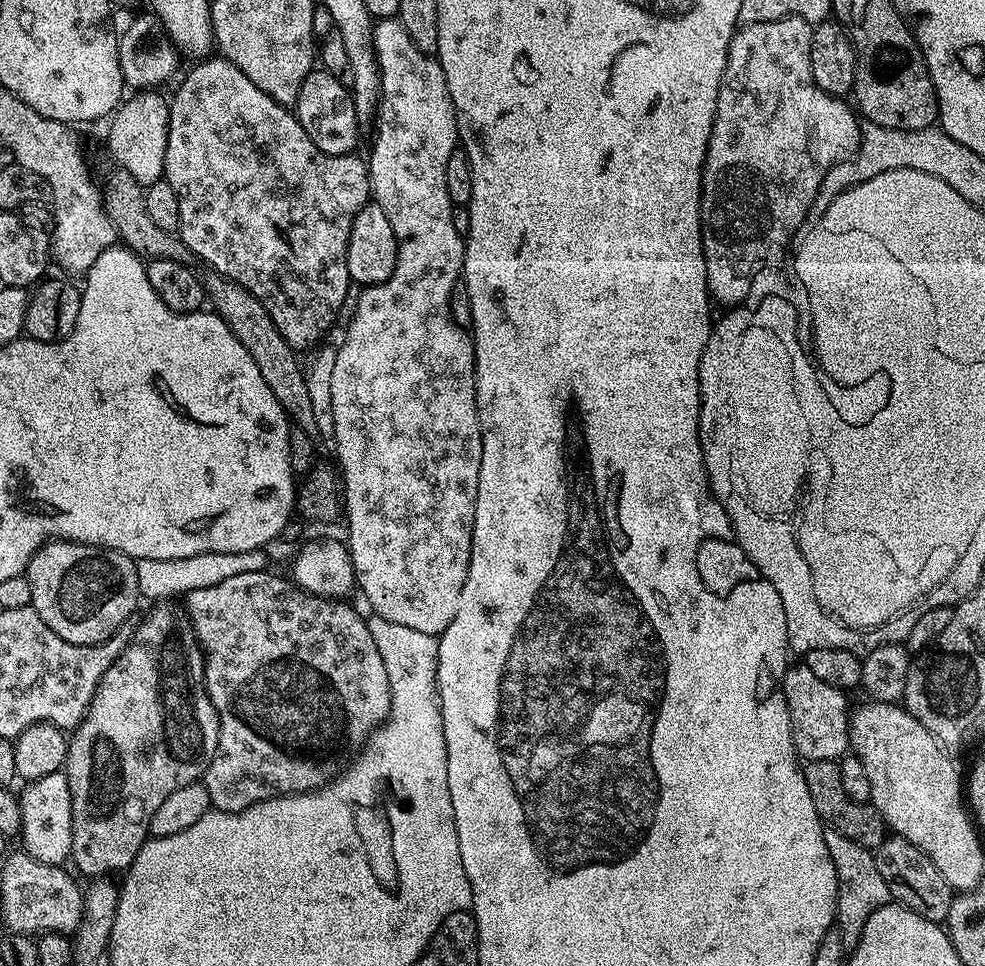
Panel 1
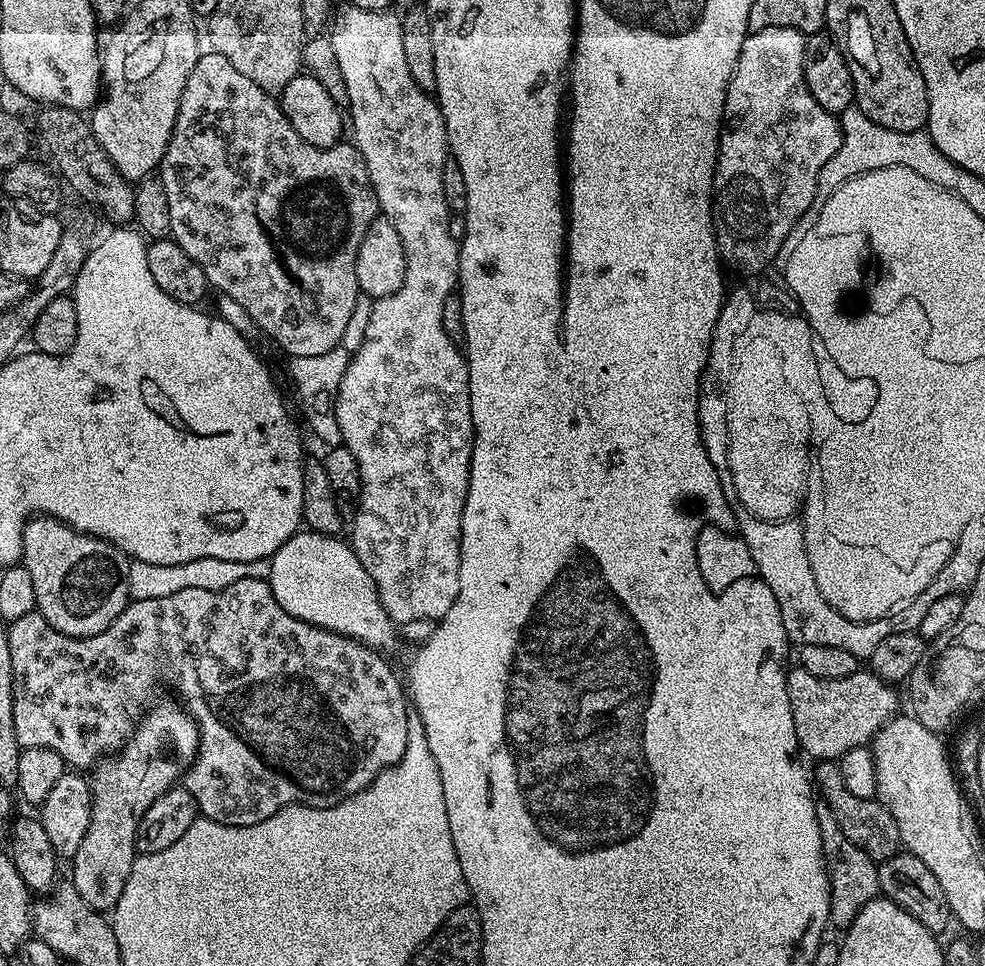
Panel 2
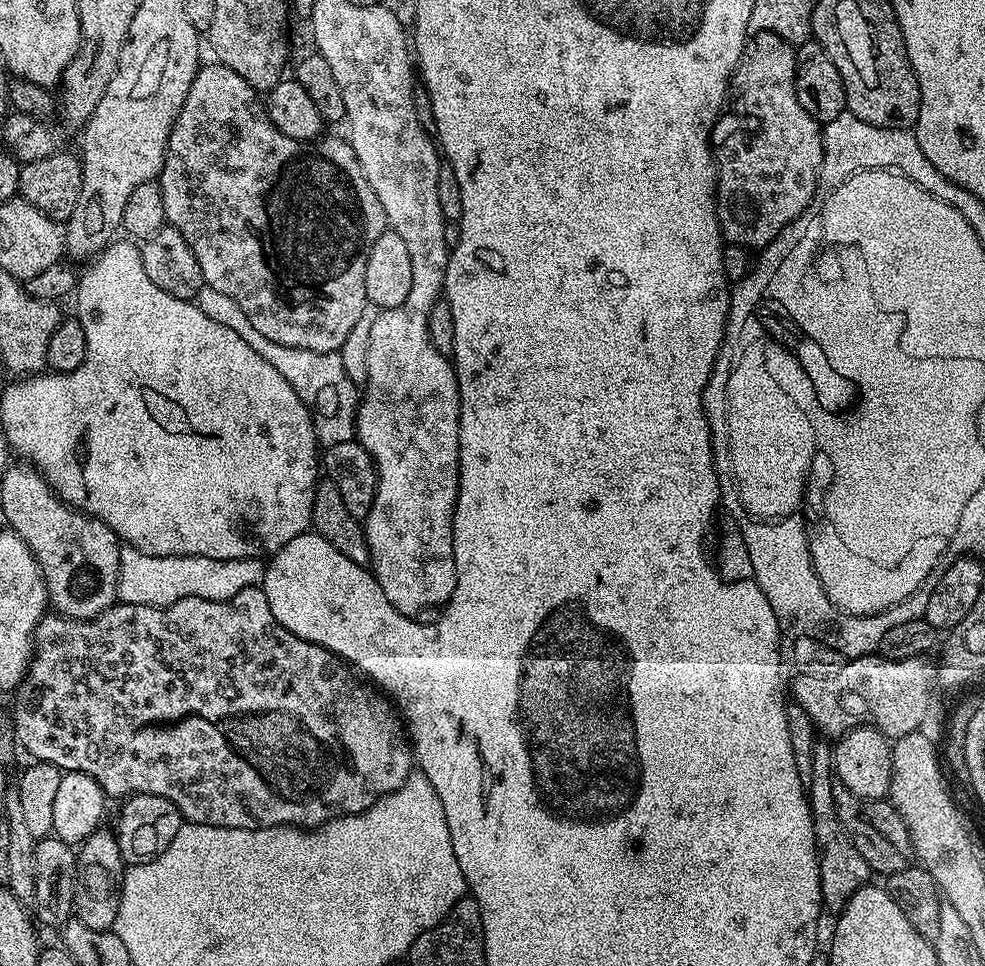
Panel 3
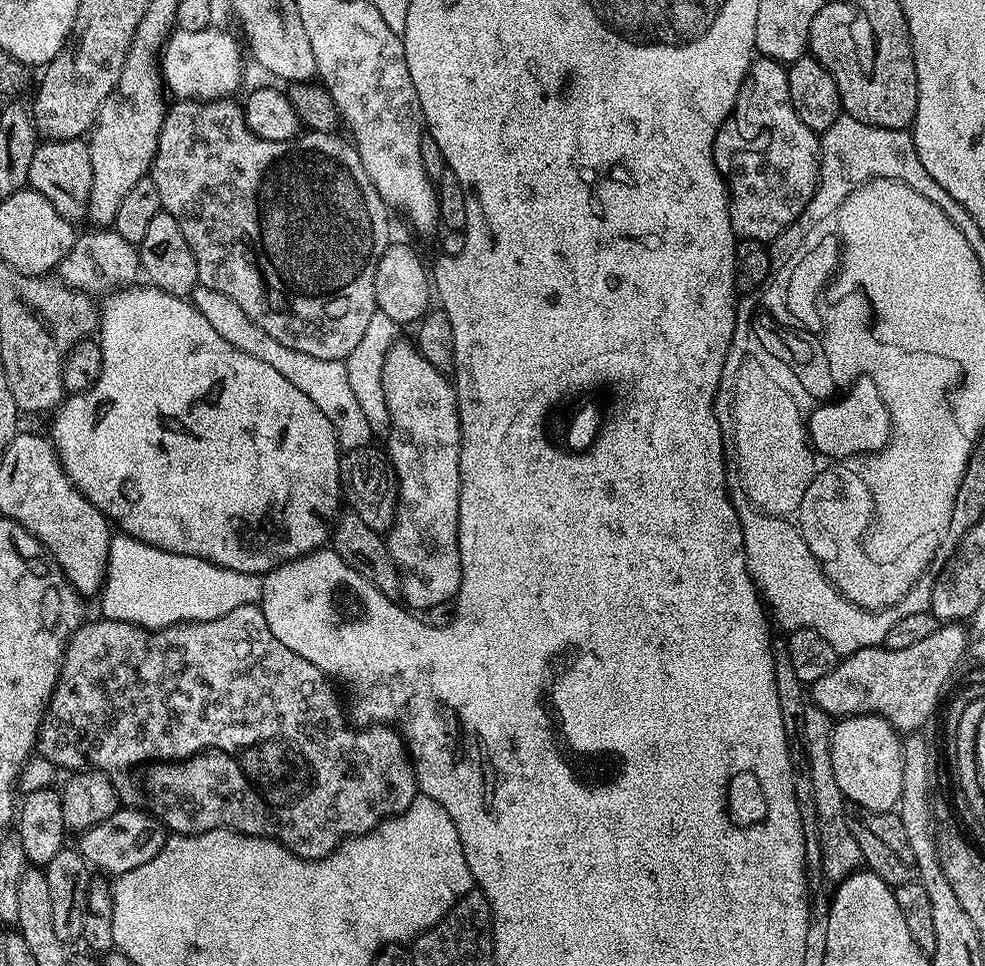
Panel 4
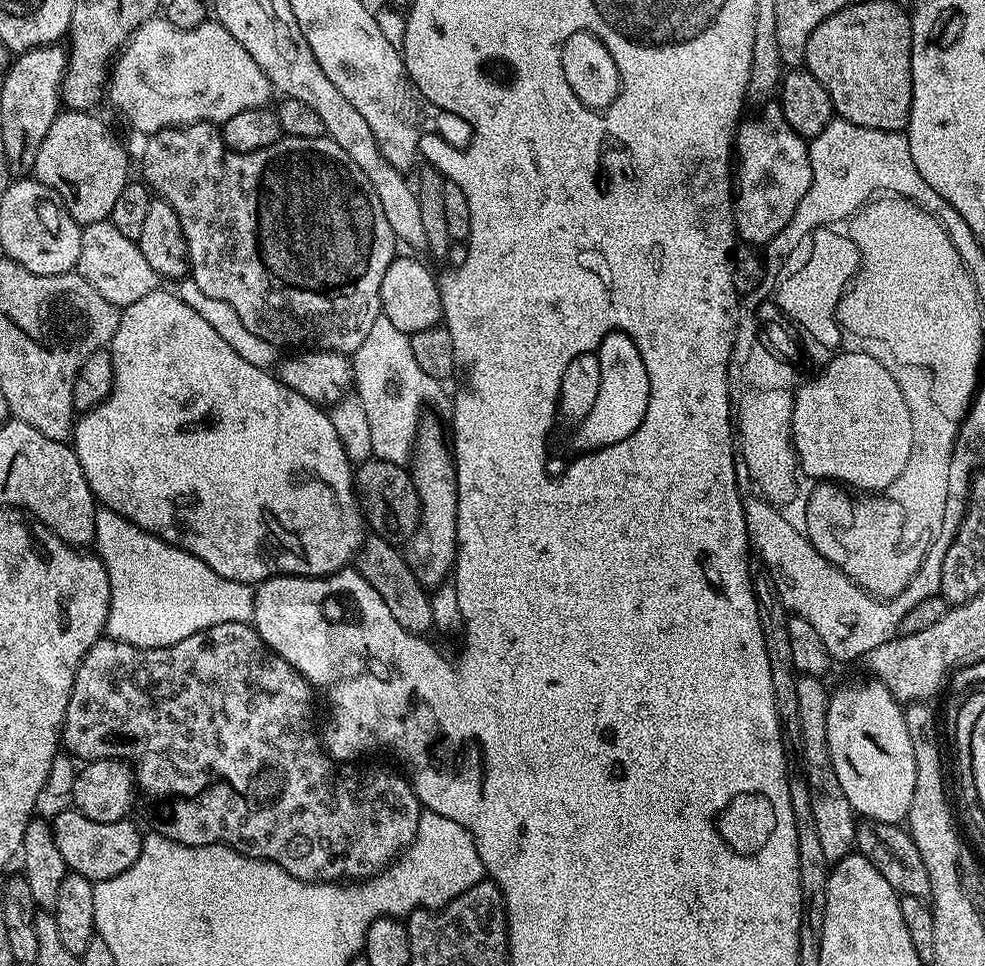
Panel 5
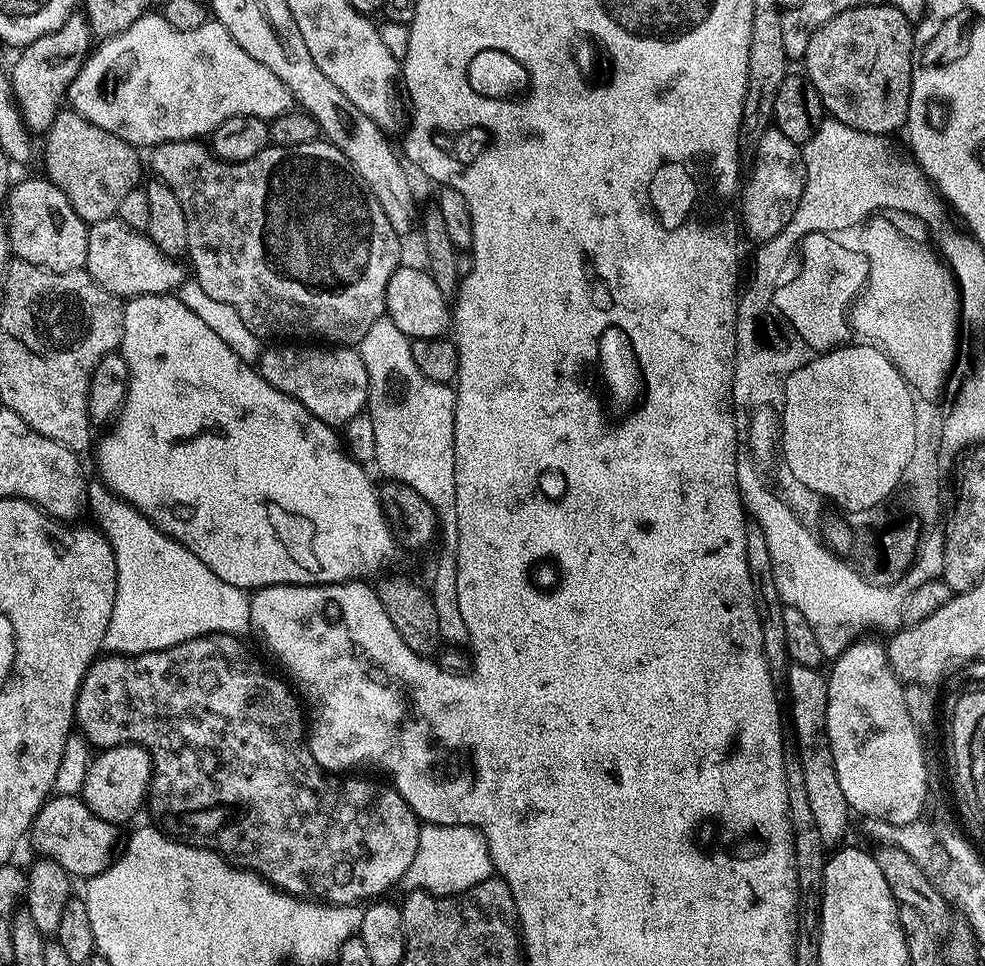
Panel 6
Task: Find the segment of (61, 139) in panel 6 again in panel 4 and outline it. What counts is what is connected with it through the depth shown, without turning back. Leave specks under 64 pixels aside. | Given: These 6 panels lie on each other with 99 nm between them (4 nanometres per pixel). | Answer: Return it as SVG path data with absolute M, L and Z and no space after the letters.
M83 139L47 140L37 143L34 158L30 161L28 187L42 194L62 218L73 222L83 221L88 215L88 199L92 185L90 150Z

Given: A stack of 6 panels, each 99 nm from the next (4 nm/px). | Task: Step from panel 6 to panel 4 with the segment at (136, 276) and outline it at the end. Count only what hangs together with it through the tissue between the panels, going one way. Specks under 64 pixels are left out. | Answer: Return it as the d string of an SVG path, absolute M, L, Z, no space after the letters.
M111 227L96 228L81 231L76 241L70 246L66 258L62 258L58 269L59 283L67 288L89 294L111 294L121 288L127 288L133 283L137 275L141 275L140 254L137 245L126 242L122 234L118 234Z

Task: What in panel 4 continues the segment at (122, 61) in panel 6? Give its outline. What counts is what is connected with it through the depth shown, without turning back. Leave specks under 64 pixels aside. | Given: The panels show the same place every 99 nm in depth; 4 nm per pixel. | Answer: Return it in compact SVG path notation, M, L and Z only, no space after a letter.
M219 26L193 32L173 31L159 55L162 84L180 102L203 102L235 97L240 88L244 64L240 61L242 44Z

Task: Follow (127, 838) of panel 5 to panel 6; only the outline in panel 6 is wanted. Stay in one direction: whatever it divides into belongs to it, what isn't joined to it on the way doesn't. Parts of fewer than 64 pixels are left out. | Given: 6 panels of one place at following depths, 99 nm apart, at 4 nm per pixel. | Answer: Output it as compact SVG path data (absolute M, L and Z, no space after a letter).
M56 794L38 810L30 829L30 841L37 857L58 862L58 866L73 878L91 878L112 863L118 848L116 832L117 825L98 818L98 814L91 812L79 795Z

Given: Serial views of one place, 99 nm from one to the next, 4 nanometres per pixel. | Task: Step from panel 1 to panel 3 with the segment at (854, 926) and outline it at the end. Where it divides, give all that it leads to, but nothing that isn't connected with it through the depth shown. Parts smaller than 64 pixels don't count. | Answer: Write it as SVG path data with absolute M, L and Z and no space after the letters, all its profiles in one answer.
M817 742L814 746L813 777L806 786L808 805L814 822L816 854L820 858L820 903L832 914L838 914L850 902L850 898L870 880L870 869L866 858L858 854L858 846L846 834L834 806L834 769L832 767L831 743Z

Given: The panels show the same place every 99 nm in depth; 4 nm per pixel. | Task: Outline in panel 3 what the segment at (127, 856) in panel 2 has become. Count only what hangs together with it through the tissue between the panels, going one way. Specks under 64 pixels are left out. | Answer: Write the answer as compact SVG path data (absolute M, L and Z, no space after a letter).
M97 830L94 834L90 834L90 838L86 838L83 844L79 845L76 854L76 889L74 890L74 909L75 919L82 926L90 926L90 930L98 930L99 932L109 931L115 925L118 918L118 902L122 898L121 884L124 883L124 874L126 865L122 854L118 850L118 842L115 835L111 831Z

